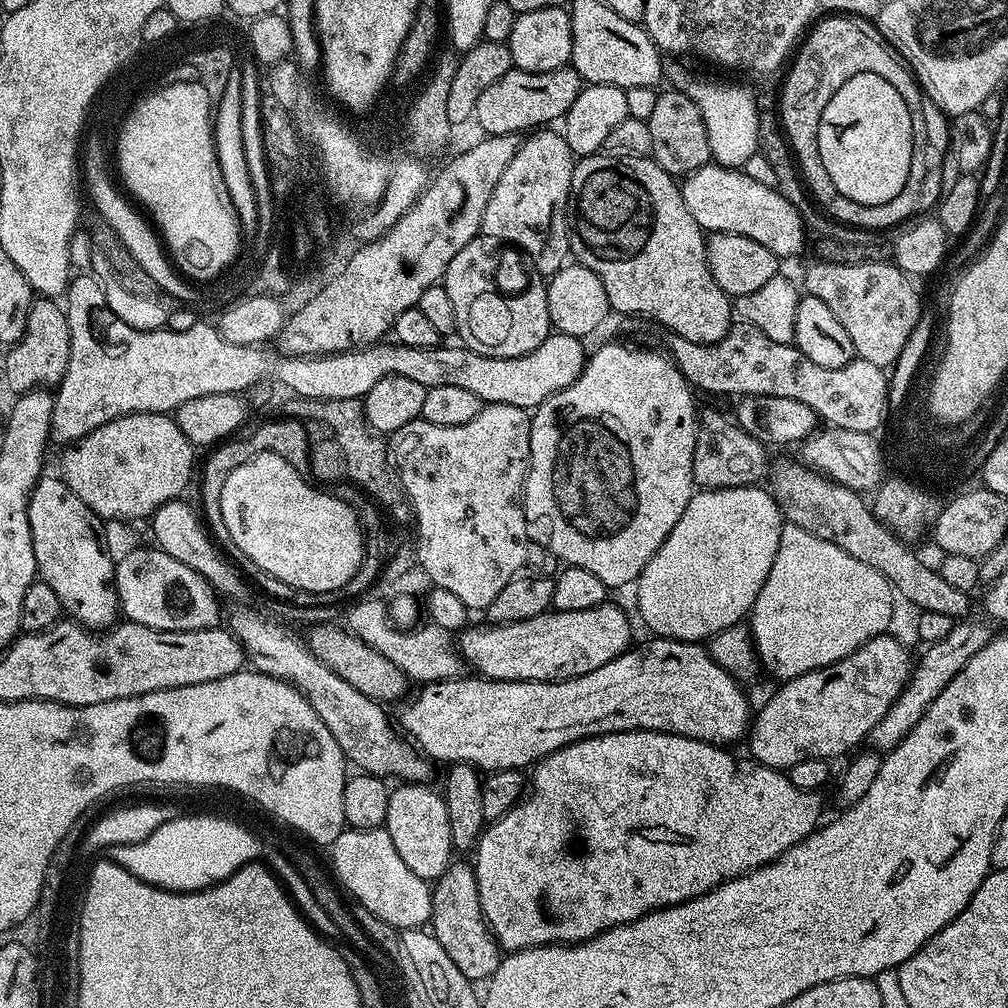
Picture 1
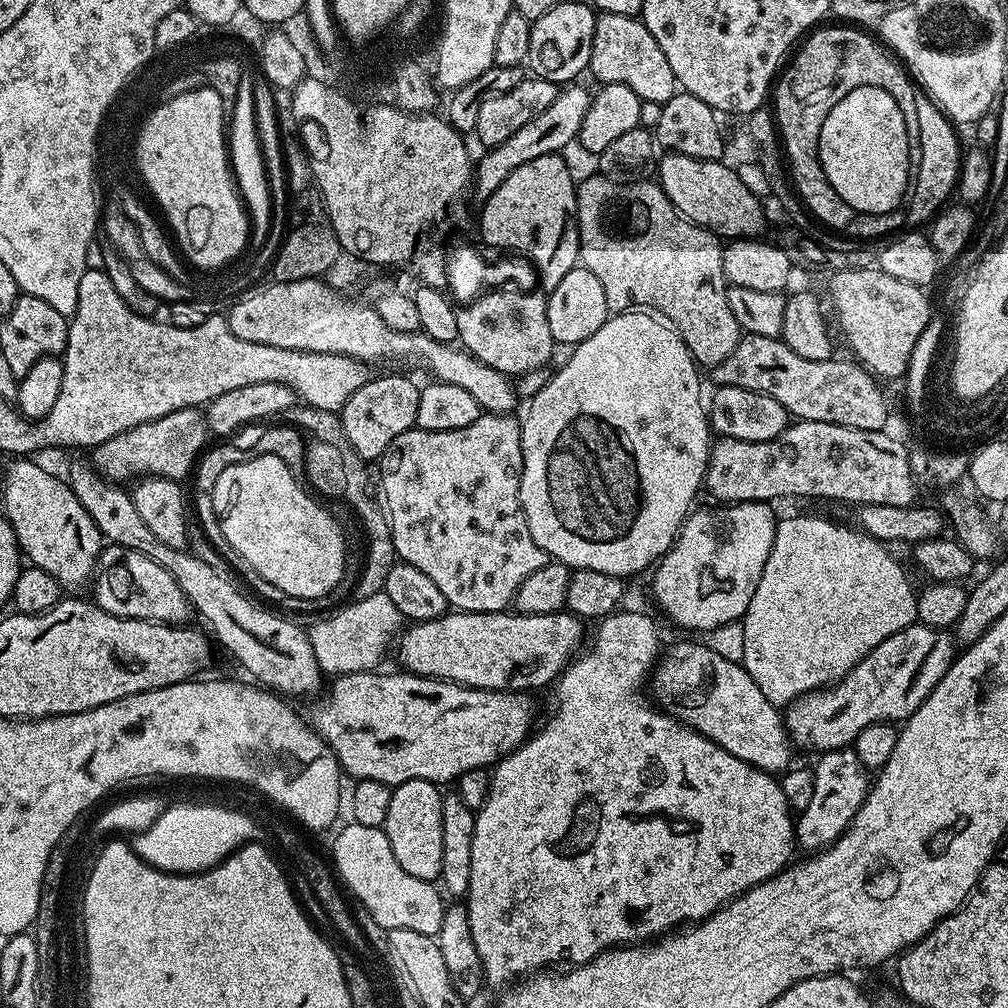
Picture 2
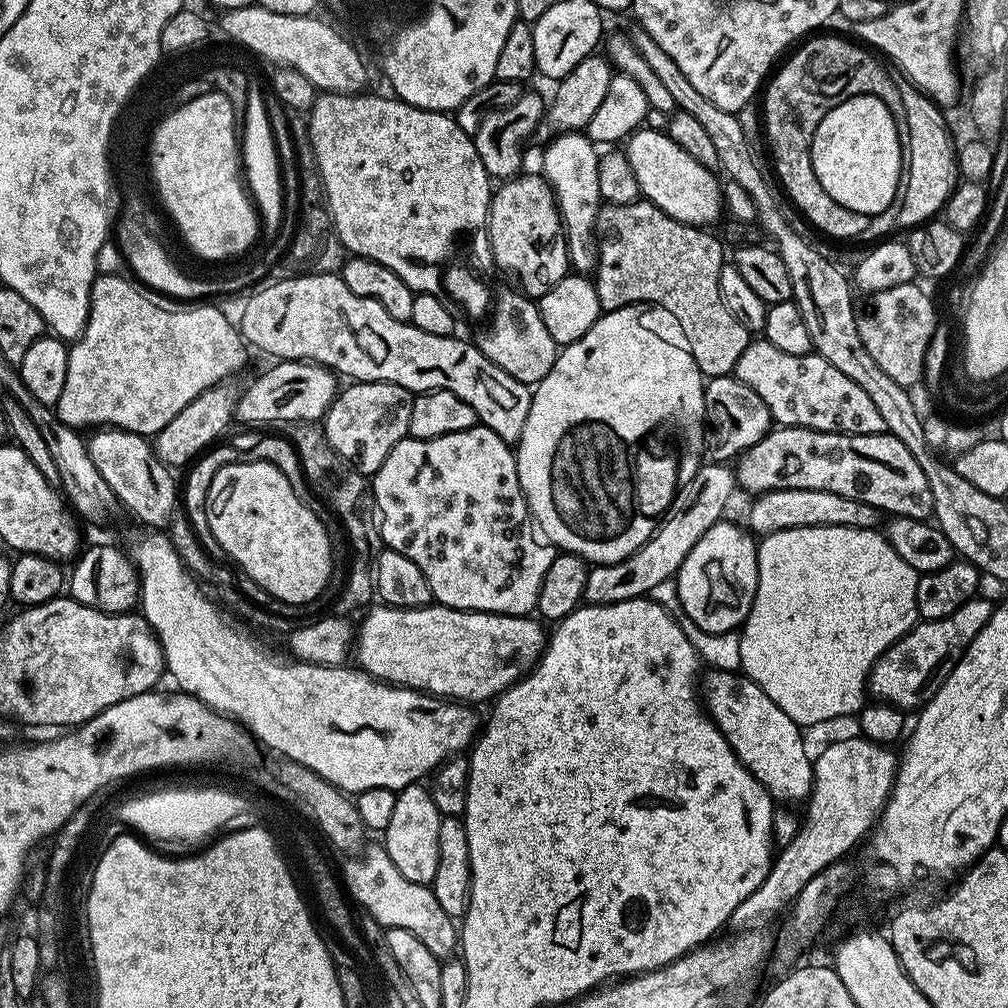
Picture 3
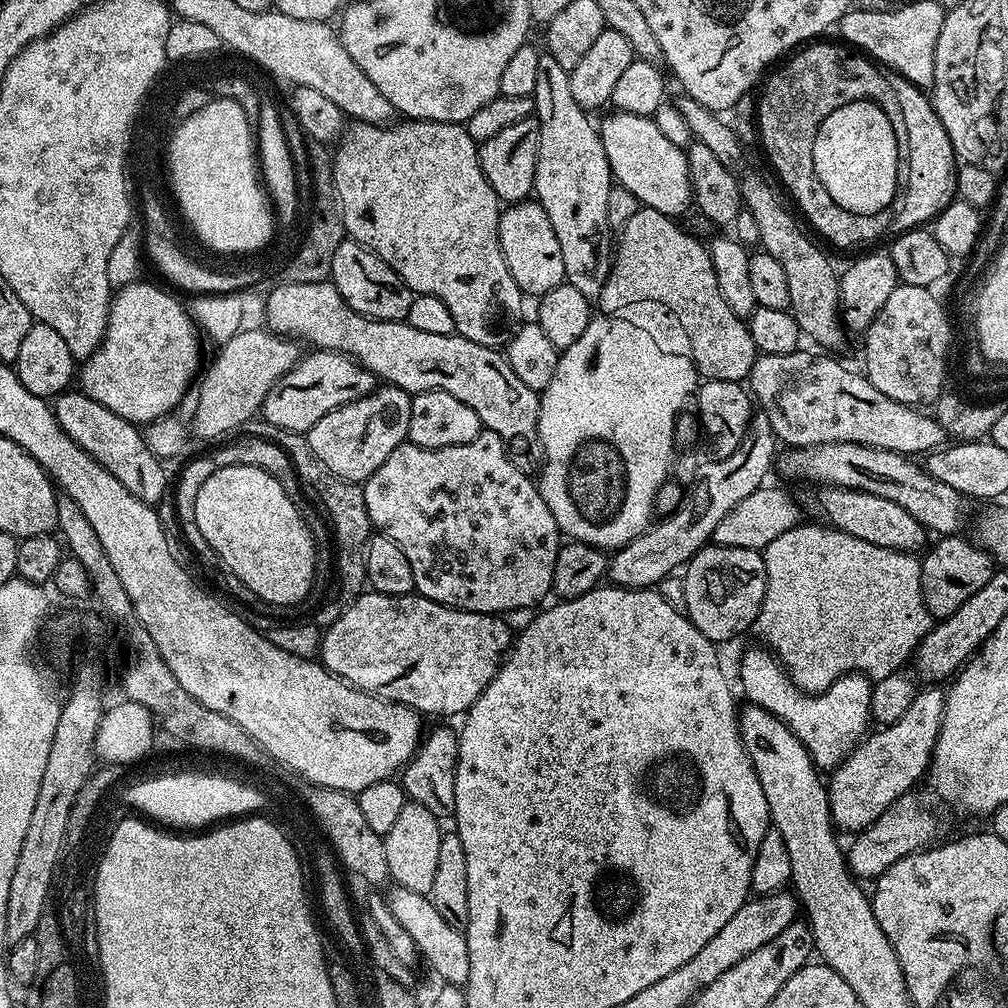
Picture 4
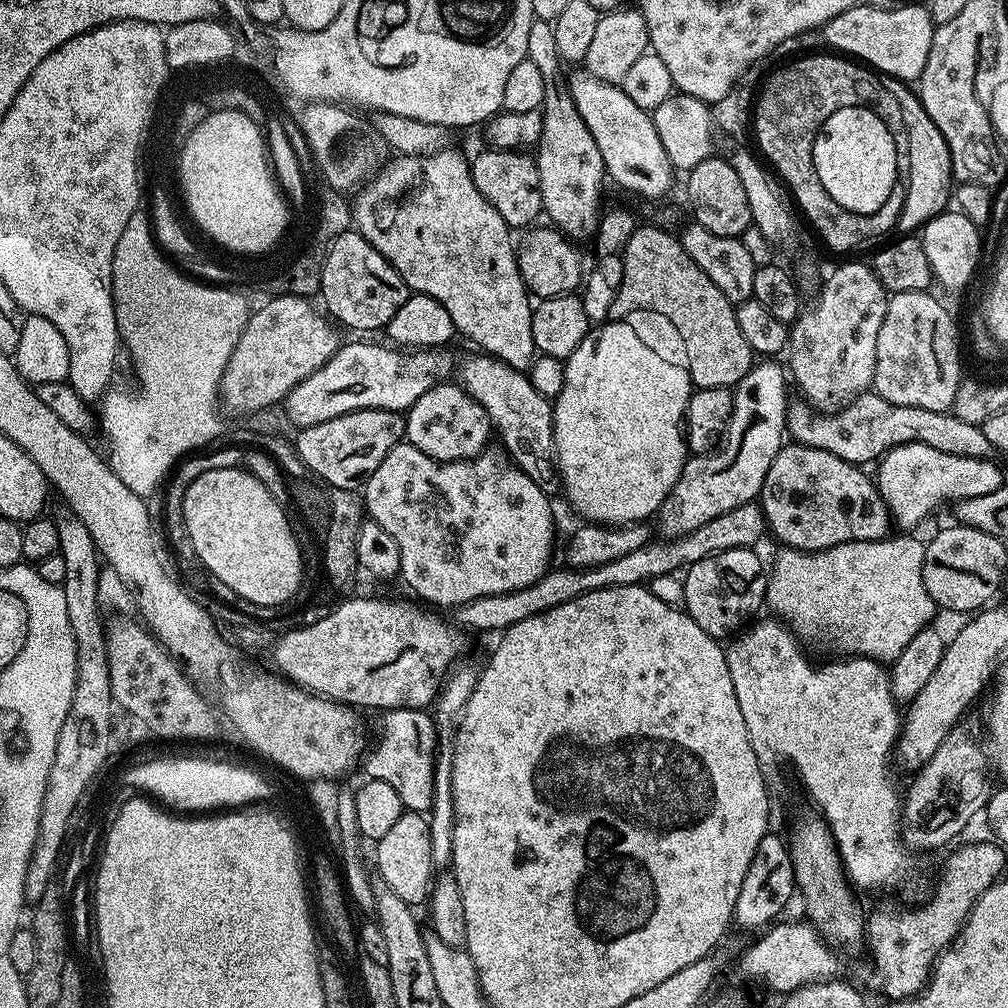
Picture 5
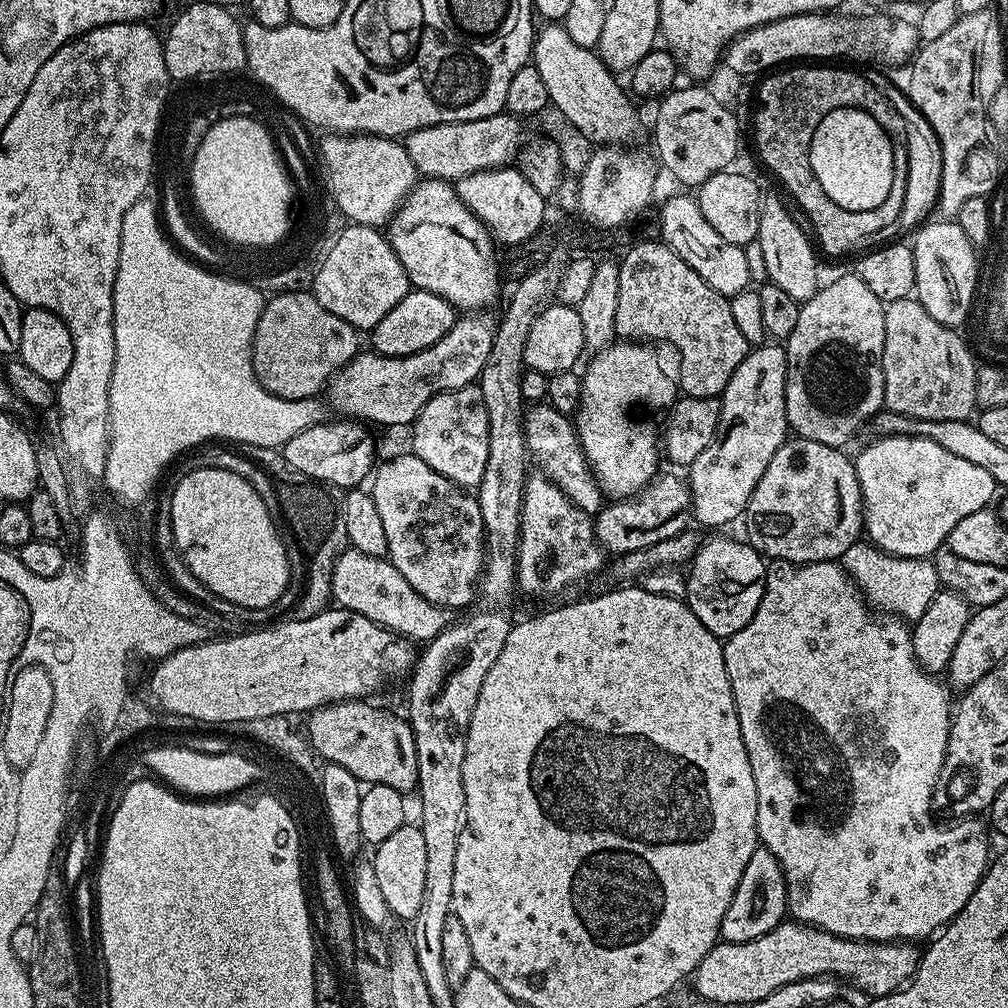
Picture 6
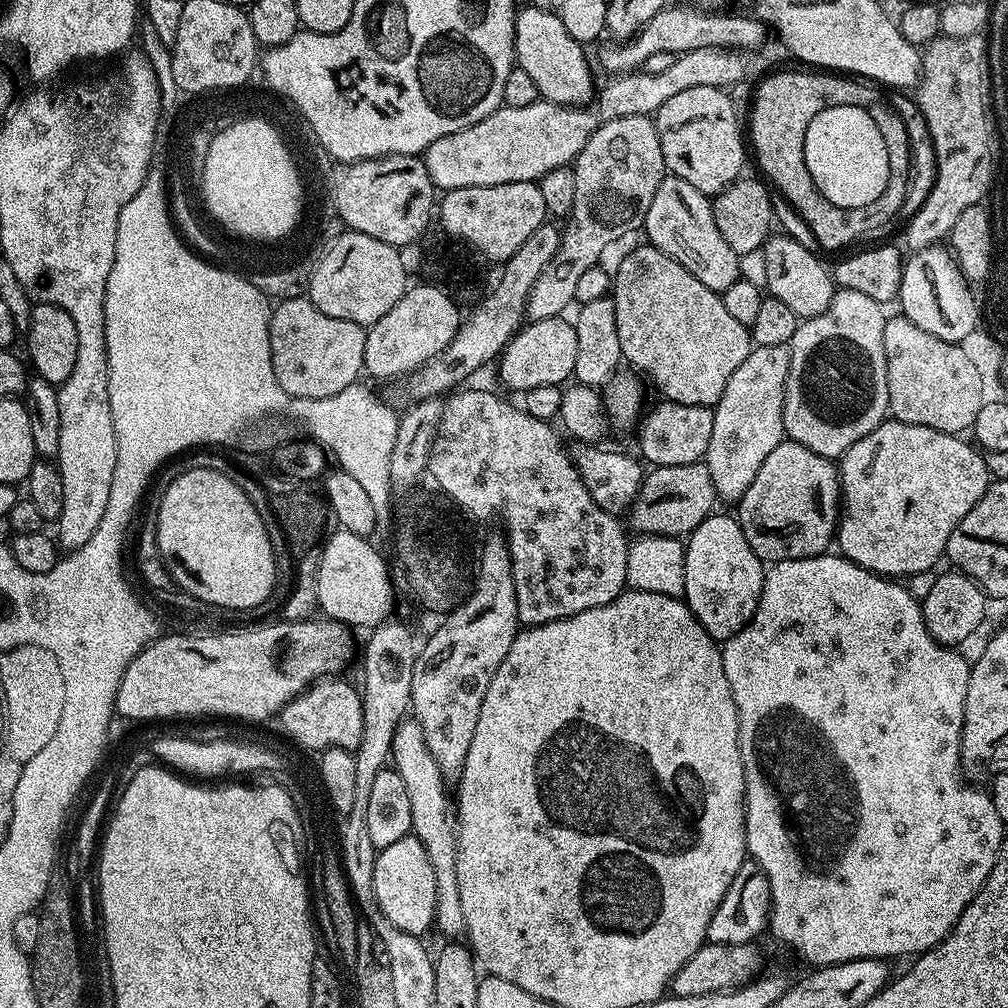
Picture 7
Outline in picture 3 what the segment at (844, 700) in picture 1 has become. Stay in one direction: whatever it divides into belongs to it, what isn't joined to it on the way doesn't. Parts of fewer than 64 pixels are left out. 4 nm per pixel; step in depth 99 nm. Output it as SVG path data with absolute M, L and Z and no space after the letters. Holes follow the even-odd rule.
M973 598L967 600L952 616L941 620L920 620L905 634L872 668L868 676L868 692L877 701L887 702L901 710L919 710L942 686L942 682L954 670L974 638L988 624L994 607L993 601Z

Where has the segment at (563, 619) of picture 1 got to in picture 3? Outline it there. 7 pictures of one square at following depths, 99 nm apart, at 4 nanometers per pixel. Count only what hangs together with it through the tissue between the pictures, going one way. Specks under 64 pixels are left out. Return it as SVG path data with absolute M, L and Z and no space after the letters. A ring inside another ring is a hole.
M435 602L424 608L376 607L369 607L363 613L364 621L358 624L354 636L355 663L373 680L382 680L398 688L428 692L431 696L439 696L441 700L455 700L469 706L476 706L479 700L491 701L511 684L527 676L544 653L545 625L531 615L500 616L497 612L463 612Z

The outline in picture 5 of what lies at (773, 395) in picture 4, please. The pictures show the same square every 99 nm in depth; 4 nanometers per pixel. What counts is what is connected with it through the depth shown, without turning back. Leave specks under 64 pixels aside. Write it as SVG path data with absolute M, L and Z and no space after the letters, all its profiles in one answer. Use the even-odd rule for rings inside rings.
M875 391L863 392L852 403L835 414L817 412L803 399L796 398L788 405L786 432L797 444L826 450L838 458L857 466L879 461L891 448L903 444L925 444L942 450L942 454L958 454L962 458L989 459L994 449L987 440L983 427L953 416L951 411L918 410L912 406L894 406Z

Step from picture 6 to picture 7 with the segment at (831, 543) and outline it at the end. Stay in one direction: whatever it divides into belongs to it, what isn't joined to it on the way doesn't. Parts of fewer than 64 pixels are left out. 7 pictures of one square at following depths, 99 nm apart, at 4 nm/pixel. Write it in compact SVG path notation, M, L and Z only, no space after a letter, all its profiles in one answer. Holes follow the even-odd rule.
M785 438L762 462L754 482L738 502L738 519L750 550L762 562L810 558L829 551L840 518L840 474L837 465L814 450Z

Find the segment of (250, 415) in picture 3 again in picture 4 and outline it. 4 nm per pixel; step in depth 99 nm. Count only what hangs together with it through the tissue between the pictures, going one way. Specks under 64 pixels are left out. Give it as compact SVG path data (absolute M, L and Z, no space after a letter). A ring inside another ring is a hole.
M312 350L309 353L309 356L307 353L297 360L296 365L280 379L280 383L270 390L270 394L266 394L262 409L263 419L274 426L301 434L308 433L314 422L318 422L318 418L326 418L330 410L338 410L338 406L346 406L346 402L354 402L370 394L378 384L371 372L341 352Z

